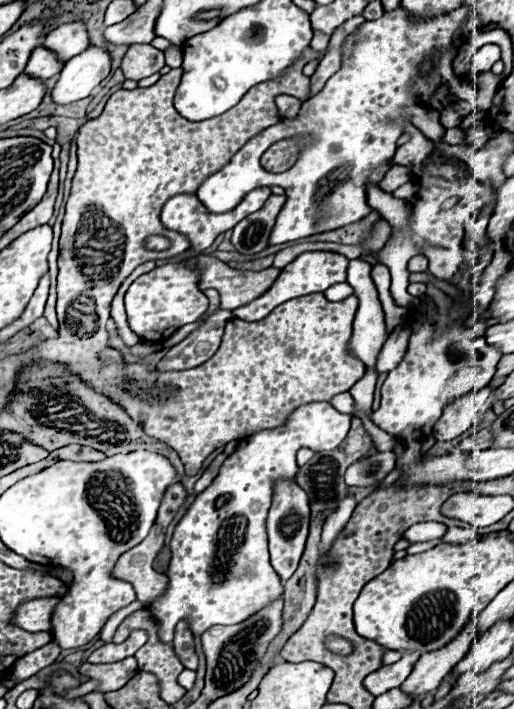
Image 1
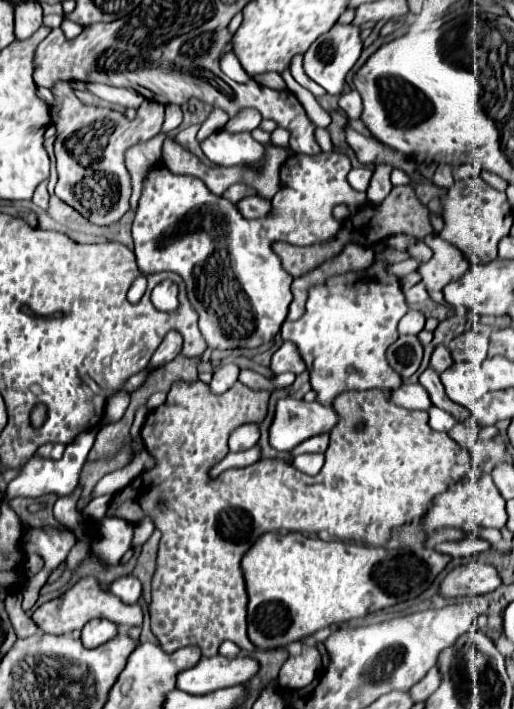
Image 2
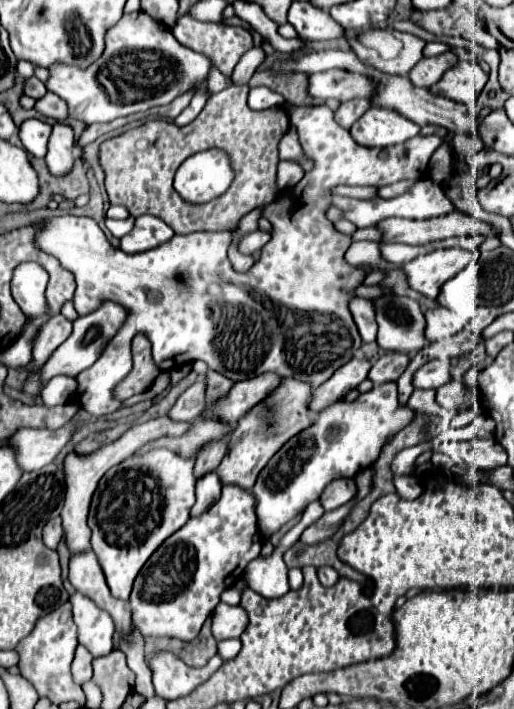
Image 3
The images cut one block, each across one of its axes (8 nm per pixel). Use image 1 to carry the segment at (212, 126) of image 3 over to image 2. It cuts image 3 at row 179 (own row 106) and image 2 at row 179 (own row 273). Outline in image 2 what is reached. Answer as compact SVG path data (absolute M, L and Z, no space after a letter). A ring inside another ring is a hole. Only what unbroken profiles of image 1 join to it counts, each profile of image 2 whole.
M56 84L52 92L56 96L56 106L52 108L52 122L56 126L54 152L58 168L56 196L74 206L78 212L86 214L90 222L110 226L130 210L126 204L130 200L130 176L124 168L124 152L132 148L132 144L142 144L144 140L152 140L152 136L160 134L164 124L164 106L146 100L138 108L136 120L128 120L118 110L82 104L68 84ZM80 196L86 196L86 200L82 202ZM90 196L98 196L98 200L90 202ZM82 206L86 206L86 210L82 210ZM114 206L122 206L122 210L116 210Z

